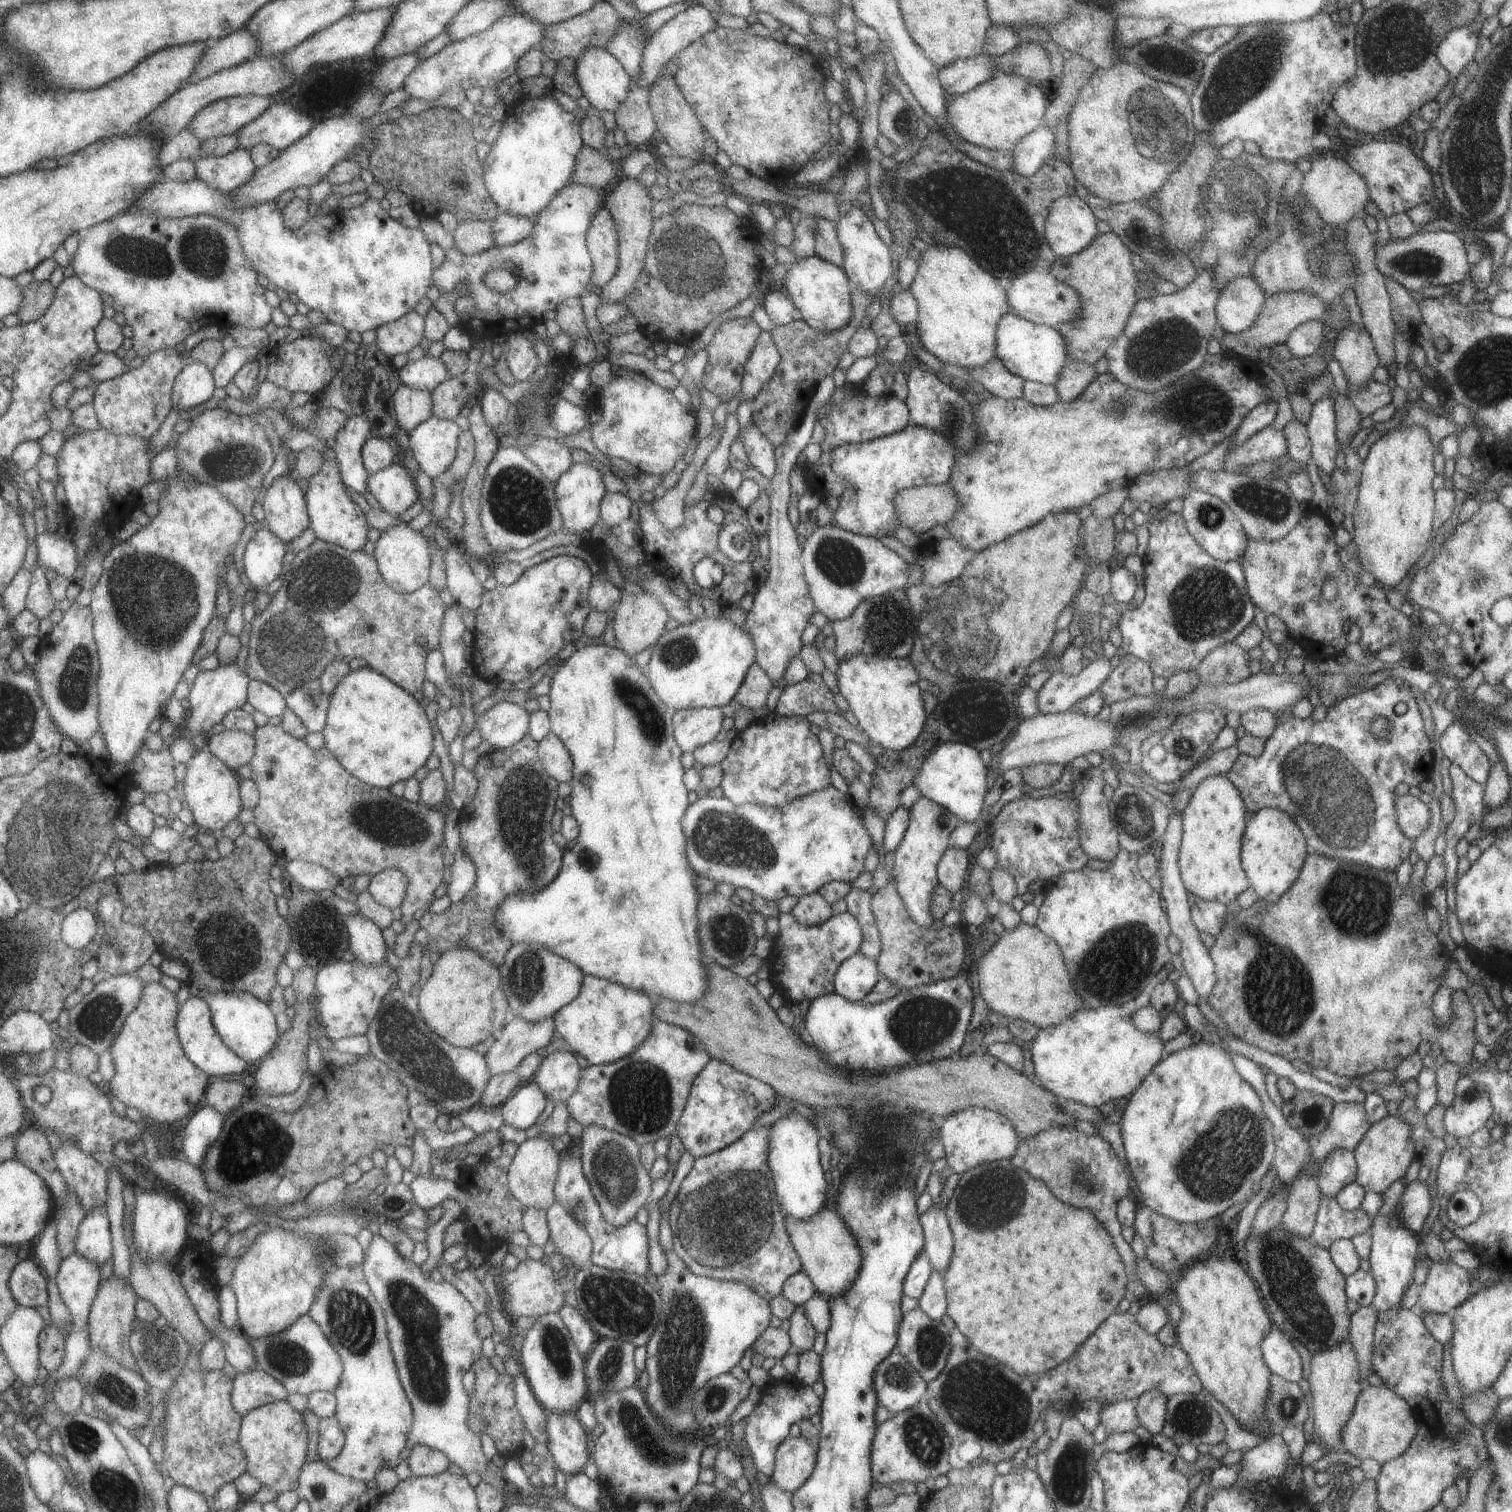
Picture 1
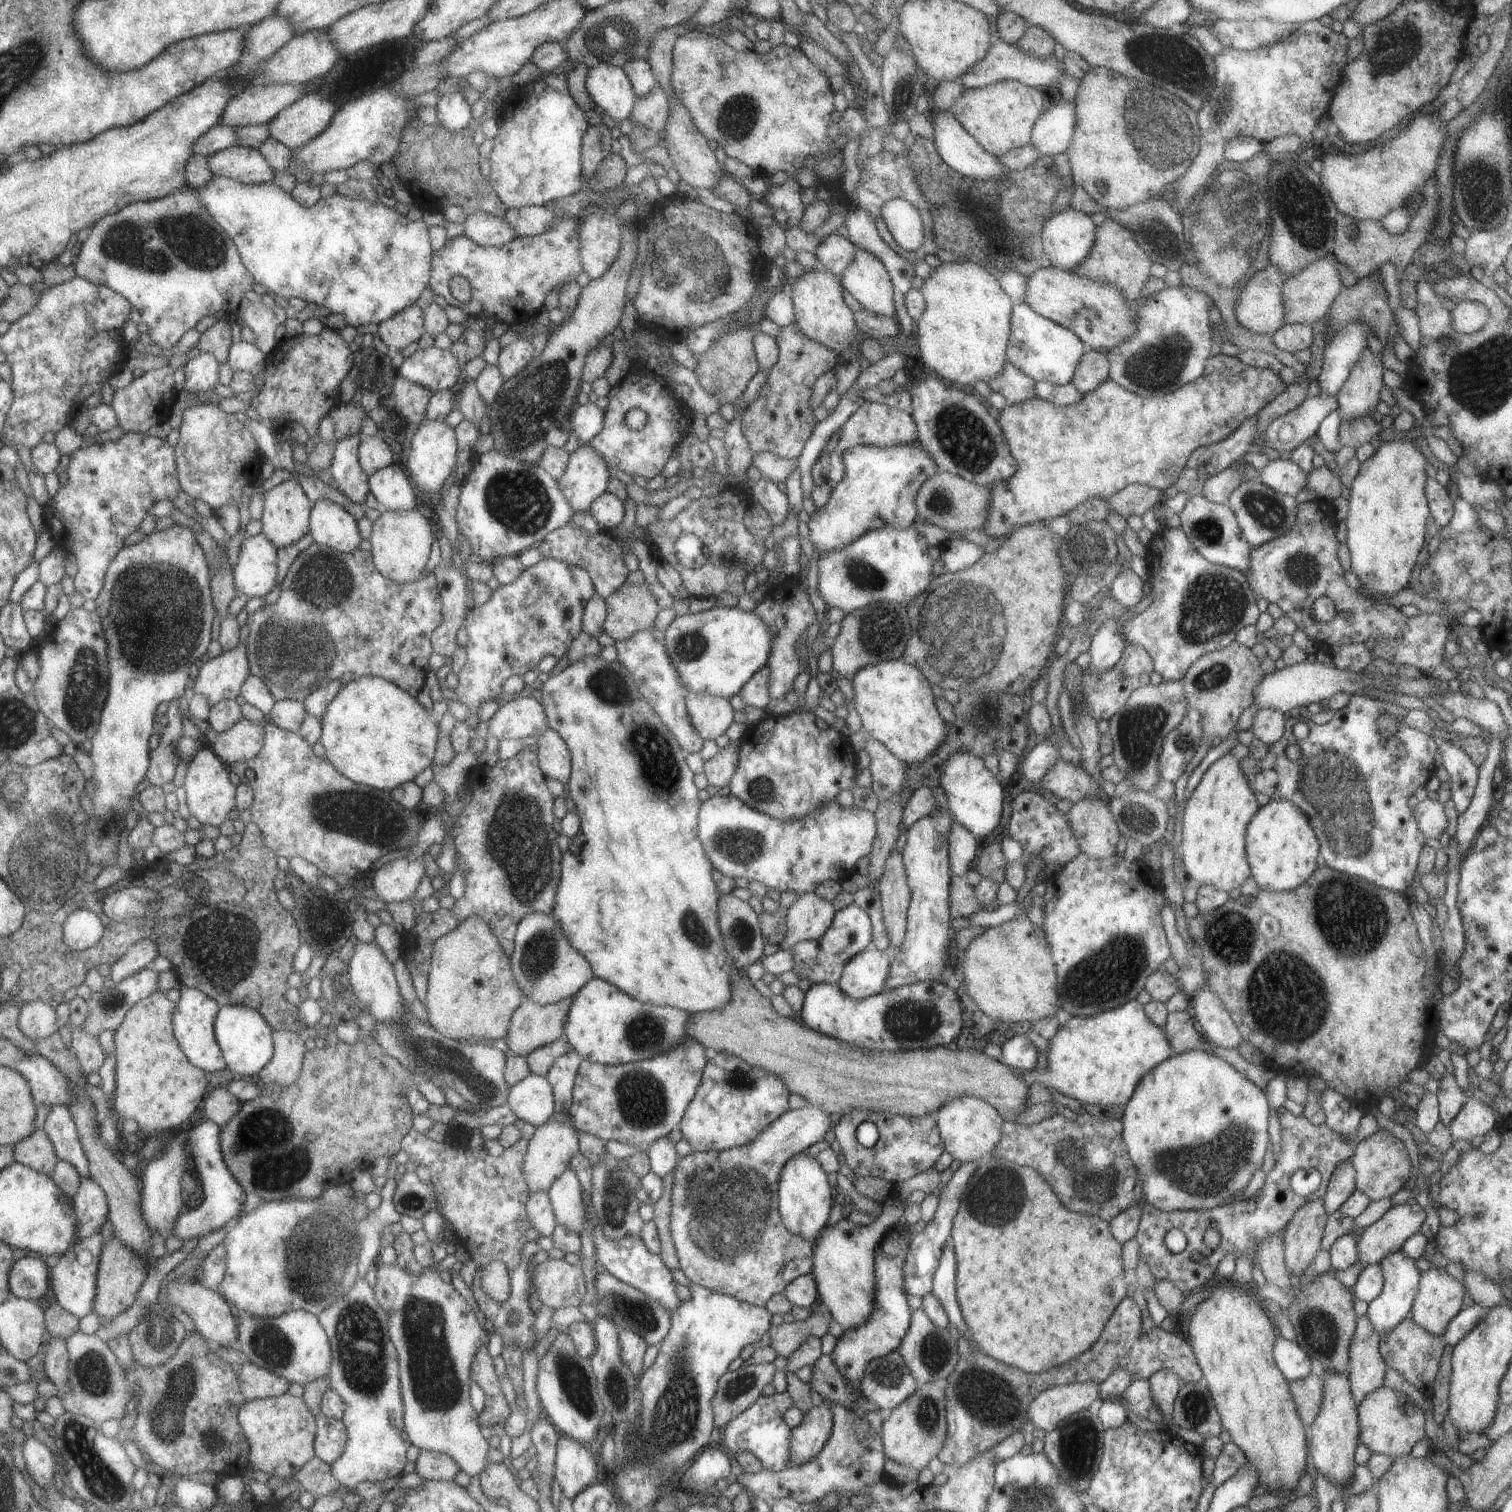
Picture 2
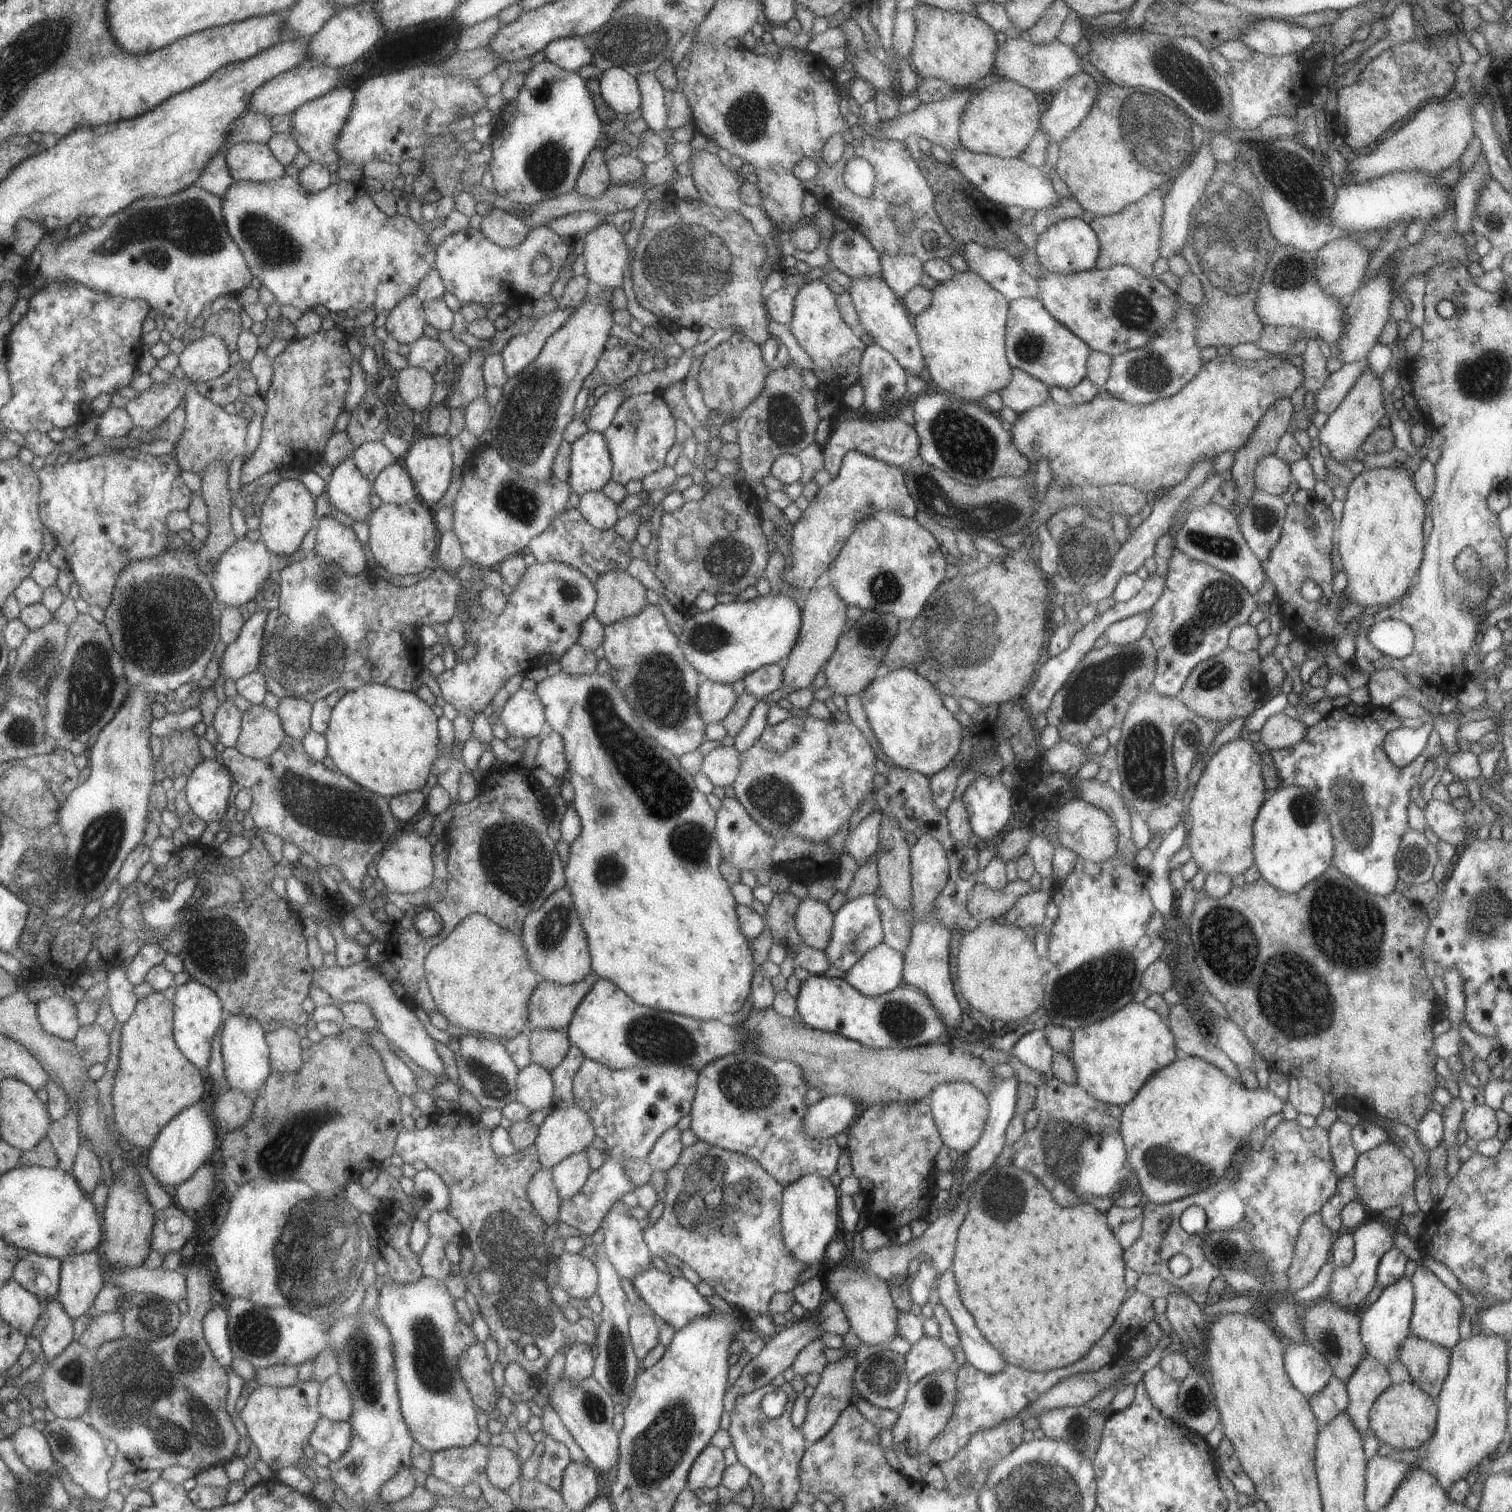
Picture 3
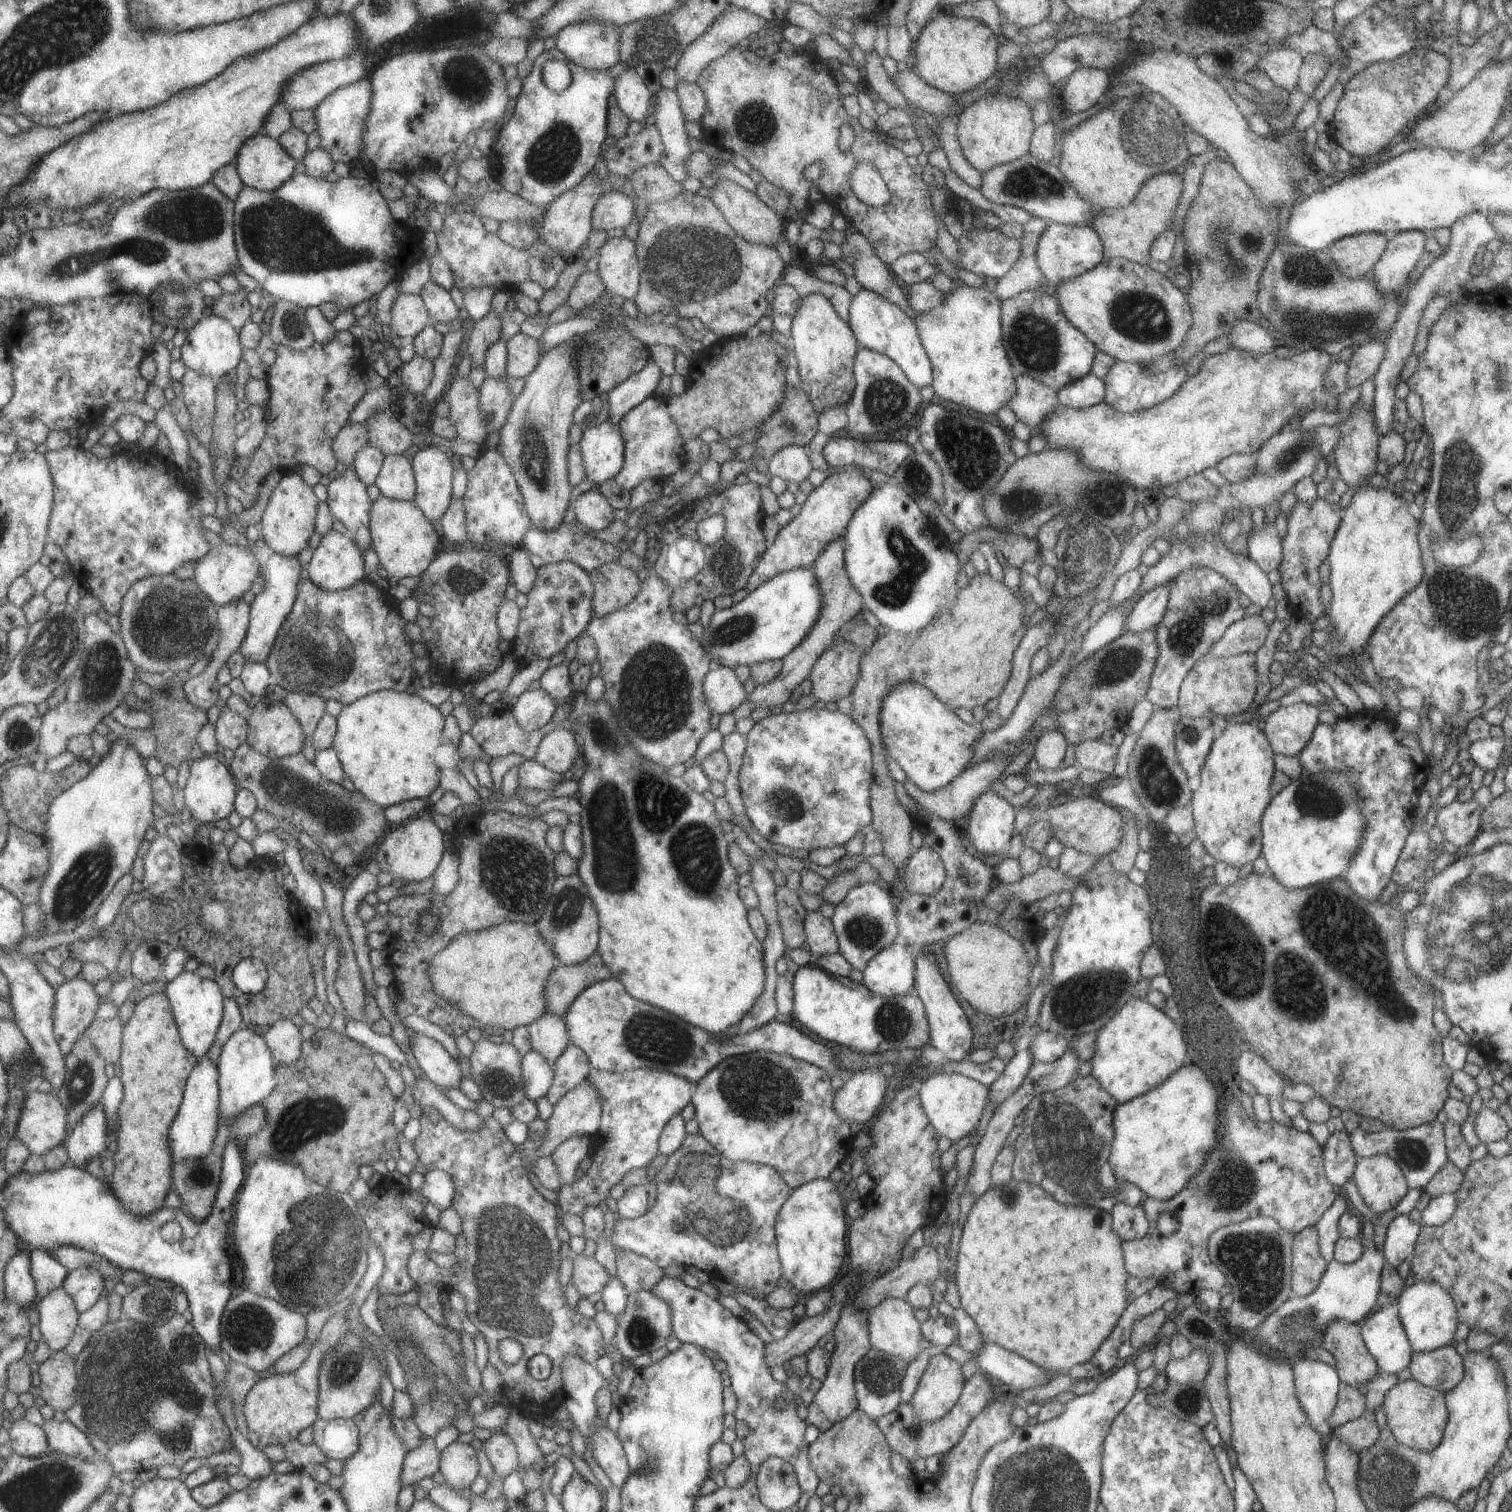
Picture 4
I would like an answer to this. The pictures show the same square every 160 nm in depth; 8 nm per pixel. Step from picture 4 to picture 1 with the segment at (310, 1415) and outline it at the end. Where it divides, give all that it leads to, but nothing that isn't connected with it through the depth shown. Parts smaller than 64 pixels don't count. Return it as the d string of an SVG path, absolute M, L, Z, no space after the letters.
M287 1401L274 1402L252 1410L242 1420L240 1441L248 1458L248 1474L255 1477L261 1484L276 1491L277 1494L286 1490L298 1490L302 1468L306 1465L310 1438L304 1413L297 1412Z

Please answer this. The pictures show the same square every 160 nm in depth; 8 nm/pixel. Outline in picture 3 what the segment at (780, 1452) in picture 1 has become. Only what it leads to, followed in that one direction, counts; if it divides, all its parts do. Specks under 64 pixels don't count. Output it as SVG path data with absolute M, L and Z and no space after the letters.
M843 1358L835 1363L827 1363L827 1366L820 1372L820 1379L814 1387L814 1393L806 1402L806 1415L799 1428L801 1436L806 1440L807 1445L817 1442L835 1424L835 1419L850 1404L852 1398L853 1384L851 1375L856 1363L853 1358Z

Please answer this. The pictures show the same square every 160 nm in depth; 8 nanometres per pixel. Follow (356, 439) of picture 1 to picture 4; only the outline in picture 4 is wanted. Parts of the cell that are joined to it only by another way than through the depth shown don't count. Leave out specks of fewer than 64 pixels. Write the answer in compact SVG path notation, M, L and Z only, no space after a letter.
M348 467L341 476L331 477L328 484L329 498L327 504L331 507L335 518L342 520L348 528L347 536L351 537L364 554L364 550L372 544L371 513L374 502L371 502L367 483L358 475L356 468Z

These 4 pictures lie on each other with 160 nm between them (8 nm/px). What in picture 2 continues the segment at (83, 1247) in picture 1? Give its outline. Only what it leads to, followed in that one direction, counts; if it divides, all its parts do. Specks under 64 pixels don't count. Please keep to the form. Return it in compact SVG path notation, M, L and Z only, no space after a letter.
M93 1178L82 1179L82 1185L74 1200L79 1241L88 1239L100 1230L105 1222L110 1220L110 1202L106 1191Z

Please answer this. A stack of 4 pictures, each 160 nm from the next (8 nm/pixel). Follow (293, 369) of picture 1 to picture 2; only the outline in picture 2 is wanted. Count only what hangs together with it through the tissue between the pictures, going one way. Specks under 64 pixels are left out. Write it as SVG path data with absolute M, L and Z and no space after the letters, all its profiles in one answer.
M324 327L318 335L301 335L279 341L277 348L268 356L265 368L266 383L251 400L252 406L262 419L273 420L284 416L298 421L307 430L313 442L320 440L318 432L323 417L341 403L341 380L351 372L355 360L339 330Z

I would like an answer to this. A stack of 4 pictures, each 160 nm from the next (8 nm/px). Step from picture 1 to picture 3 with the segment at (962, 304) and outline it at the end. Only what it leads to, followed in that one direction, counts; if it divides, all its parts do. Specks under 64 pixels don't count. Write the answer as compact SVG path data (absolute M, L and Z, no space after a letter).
M970 269L955 271L949 280L936 282L930 291L929 306L913 316L924 366L937 388L945 390L951 397L961 401L982 402L984 396L1003 388L1012 377L1012 368L1007 362L1004 347L1008 300Z

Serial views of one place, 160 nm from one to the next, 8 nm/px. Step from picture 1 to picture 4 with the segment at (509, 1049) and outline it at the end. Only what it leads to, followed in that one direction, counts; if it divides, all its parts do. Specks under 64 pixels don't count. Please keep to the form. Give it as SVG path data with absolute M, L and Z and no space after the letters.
M596 952L576 965L558 964L546 978L544 1013L563 1018L568 1006L584 988L611 977Z

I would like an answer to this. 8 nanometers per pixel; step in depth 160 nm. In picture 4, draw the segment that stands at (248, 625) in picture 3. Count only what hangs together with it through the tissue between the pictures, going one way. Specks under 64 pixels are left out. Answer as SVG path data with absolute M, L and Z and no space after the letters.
M273 553L263 568L264 589L255 596L251 609L250 627L239 650L244 662L267 663L274 648L279 630L282 629L287 617L292 613L297 596L298 586L306 569L297 556L288 557L281 553Z

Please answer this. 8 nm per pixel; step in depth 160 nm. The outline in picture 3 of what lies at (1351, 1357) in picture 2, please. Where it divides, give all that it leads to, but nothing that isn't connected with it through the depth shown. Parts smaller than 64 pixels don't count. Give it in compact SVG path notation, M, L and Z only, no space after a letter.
M1366 1352L1345 1384L1348 1394L1345 1411L1352 1425L1365 1437L1369 1433L1368 1410L1372 1402L1392 1384L1387 1367Z

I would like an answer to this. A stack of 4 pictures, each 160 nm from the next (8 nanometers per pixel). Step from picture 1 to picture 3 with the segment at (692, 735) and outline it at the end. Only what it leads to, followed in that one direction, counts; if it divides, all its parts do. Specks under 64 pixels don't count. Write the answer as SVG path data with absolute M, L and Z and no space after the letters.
M704 679L698 686L696 709L705 725L720 723L729 714L736 698L731 685Z

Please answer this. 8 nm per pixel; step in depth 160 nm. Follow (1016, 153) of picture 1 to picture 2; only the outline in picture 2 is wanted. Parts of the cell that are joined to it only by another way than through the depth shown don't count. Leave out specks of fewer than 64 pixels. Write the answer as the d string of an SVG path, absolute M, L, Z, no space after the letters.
M1060 100L1058 104L1047 102L1045 110L1032 126L1031 145L1041 161L1046 157L1066 152L1074 129L1074 103Z

